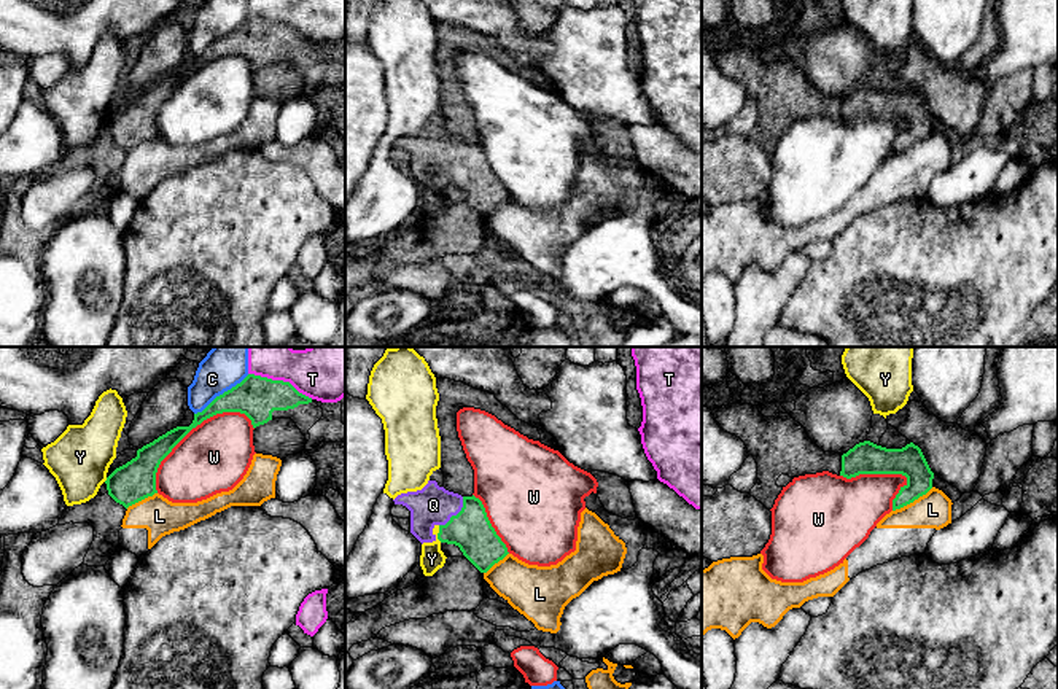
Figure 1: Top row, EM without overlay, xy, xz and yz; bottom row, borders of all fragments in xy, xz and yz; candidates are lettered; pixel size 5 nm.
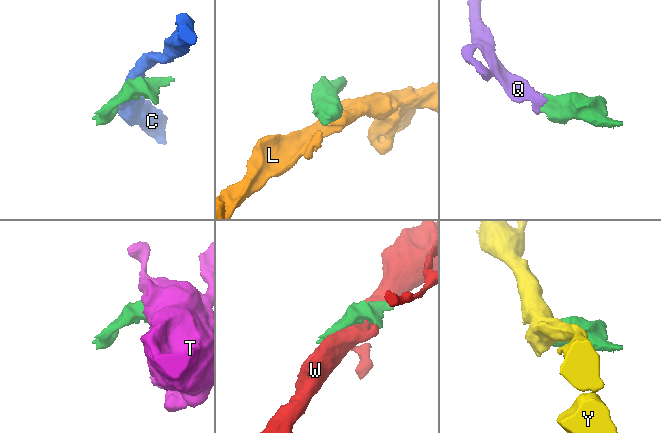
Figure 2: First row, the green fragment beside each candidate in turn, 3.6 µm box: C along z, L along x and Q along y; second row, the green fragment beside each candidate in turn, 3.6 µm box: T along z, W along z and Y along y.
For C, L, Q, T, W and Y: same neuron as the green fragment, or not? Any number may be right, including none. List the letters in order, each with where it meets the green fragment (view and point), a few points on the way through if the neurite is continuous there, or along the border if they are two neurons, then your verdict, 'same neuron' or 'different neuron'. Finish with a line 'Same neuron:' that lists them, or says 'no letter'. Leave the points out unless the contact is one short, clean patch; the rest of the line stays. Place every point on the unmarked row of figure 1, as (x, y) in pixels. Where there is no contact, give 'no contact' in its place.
C: contact xy (223, 37); border xy (248, 18), (194, 58); different neuron
L: contact yz (912, 145); border yz (933, 131), (893, 155); different neuron
Q: contact xz (457, 158); way xz (471, 174), (457, 158), (433, 148); same neuron
T: contact xy (280, 24); different neuron
W: contact xy (190, 73); different neuron
Y: contact xz (438, 177); different neuron
Same neuron: Q

